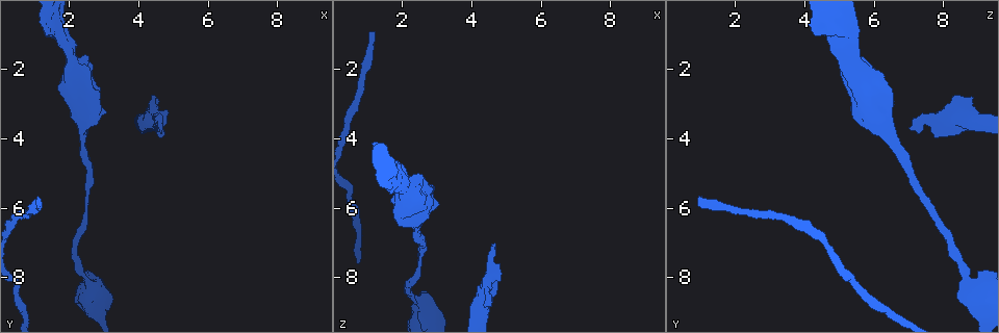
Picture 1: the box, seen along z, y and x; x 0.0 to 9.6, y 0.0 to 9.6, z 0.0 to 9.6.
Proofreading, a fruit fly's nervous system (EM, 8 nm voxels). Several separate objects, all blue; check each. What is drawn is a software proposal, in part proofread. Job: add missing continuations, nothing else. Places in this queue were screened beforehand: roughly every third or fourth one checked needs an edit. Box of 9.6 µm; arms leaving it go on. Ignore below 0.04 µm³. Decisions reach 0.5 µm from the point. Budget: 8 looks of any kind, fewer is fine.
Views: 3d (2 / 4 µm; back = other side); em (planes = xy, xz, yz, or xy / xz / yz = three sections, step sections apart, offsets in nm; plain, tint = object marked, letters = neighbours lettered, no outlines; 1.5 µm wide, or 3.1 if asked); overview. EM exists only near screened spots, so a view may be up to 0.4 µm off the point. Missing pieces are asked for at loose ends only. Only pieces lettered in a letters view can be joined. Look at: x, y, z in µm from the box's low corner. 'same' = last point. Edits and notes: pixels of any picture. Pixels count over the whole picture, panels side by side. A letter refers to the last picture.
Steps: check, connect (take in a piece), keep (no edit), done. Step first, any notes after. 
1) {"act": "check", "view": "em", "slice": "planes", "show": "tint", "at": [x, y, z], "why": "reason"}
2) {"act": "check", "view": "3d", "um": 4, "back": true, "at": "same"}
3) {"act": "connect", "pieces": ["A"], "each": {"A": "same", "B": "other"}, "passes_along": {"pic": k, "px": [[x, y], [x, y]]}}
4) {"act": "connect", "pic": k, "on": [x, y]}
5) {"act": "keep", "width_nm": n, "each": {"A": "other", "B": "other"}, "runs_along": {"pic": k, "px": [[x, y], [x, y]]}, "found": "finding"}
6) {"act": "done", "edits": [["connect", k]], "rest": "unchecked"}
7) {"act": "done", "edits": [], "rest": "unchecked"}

{"act": "check", "view": "3d", "um": 4, "back": true, "at": [1.25, 0.95, 4.30], "why": "free end"}

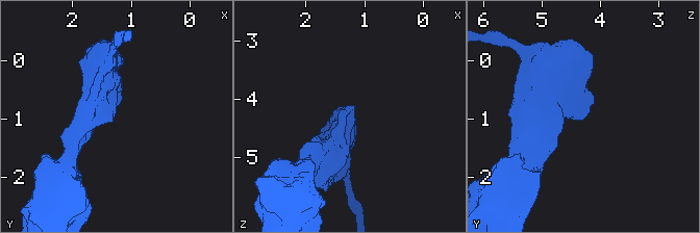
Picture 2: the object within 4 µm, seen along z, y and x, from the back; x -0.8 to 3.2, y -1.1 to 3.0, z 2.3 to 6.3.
{"act": "check", "view": "em", "slice": "yz", "step": 4, "show": "letters", "at": [1.35, 0.95, 4.35], "why": "now the EM"}

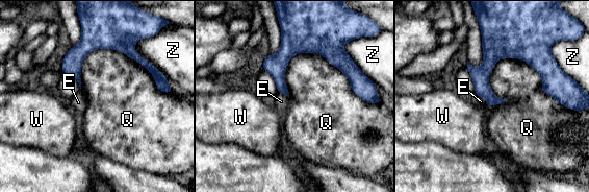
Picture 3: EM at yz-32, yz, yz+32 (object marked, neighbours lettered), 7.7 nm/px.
{"act": "check", "view": "em", "slice": "xy", "step": 8, "show": "letters", "at": "same"}

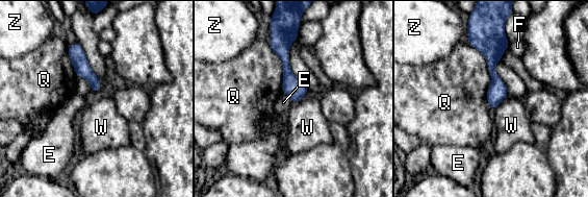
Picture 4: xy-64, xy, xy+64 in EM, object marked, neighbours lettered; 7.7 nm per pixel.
{"act": "keep", "longest_contact_nm": ["Q", 550], "each": {"E": "other", "F": "other", "Q": "other", "W": "other", "Z": "other"}, "border": {"pic": 4, "px": [[508, 96], [491, 111]]}, "found": "no lettered piece goes on from it"}

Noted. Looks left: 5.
{"act": "check", "view": "em", "slice": "planes", "show": "letters", "at": [4.65, 3.75, 7.40], "why": "an open end"}

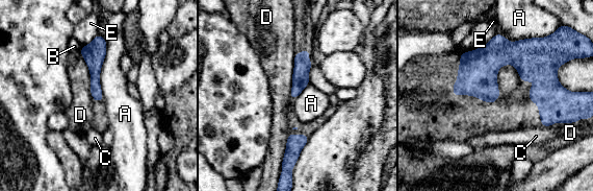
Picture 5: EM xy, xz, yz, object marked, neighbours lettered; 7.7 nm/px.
{"act": "keep", "each": {"A": "other", "B": "other", "C": "other", "D": "other", "E": "other"}, "border": {"pic": 5, "px": [[105, 39], [102, 101]]}, "found": "no lettered piece goes on from it"}

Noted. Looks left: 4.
{"act": "check", "view": "em", "slice": "xy", "step": 4, "show": "letters", "at": [4.40, 2.85, 8.90], "why": "free end"}

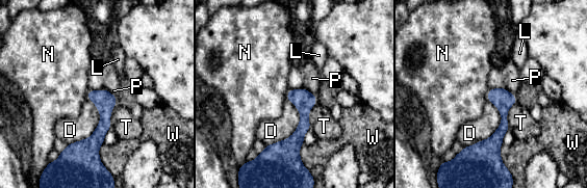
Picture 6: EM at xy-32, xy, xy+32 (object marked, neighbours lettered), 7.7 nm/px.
{"act": "keep", "each": {"D": "other", "L": "other", "N": "other", "P": "other", "T": "other", "W": "other"}, "runs_along": {"pic": 6, "px": [[503, 90], [504, 127], [486, 157]]}, "found": "no lettered piece goes on from it"}

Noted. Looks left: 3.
{"act": "done", "edits": [], "rest": "unchecked"}

